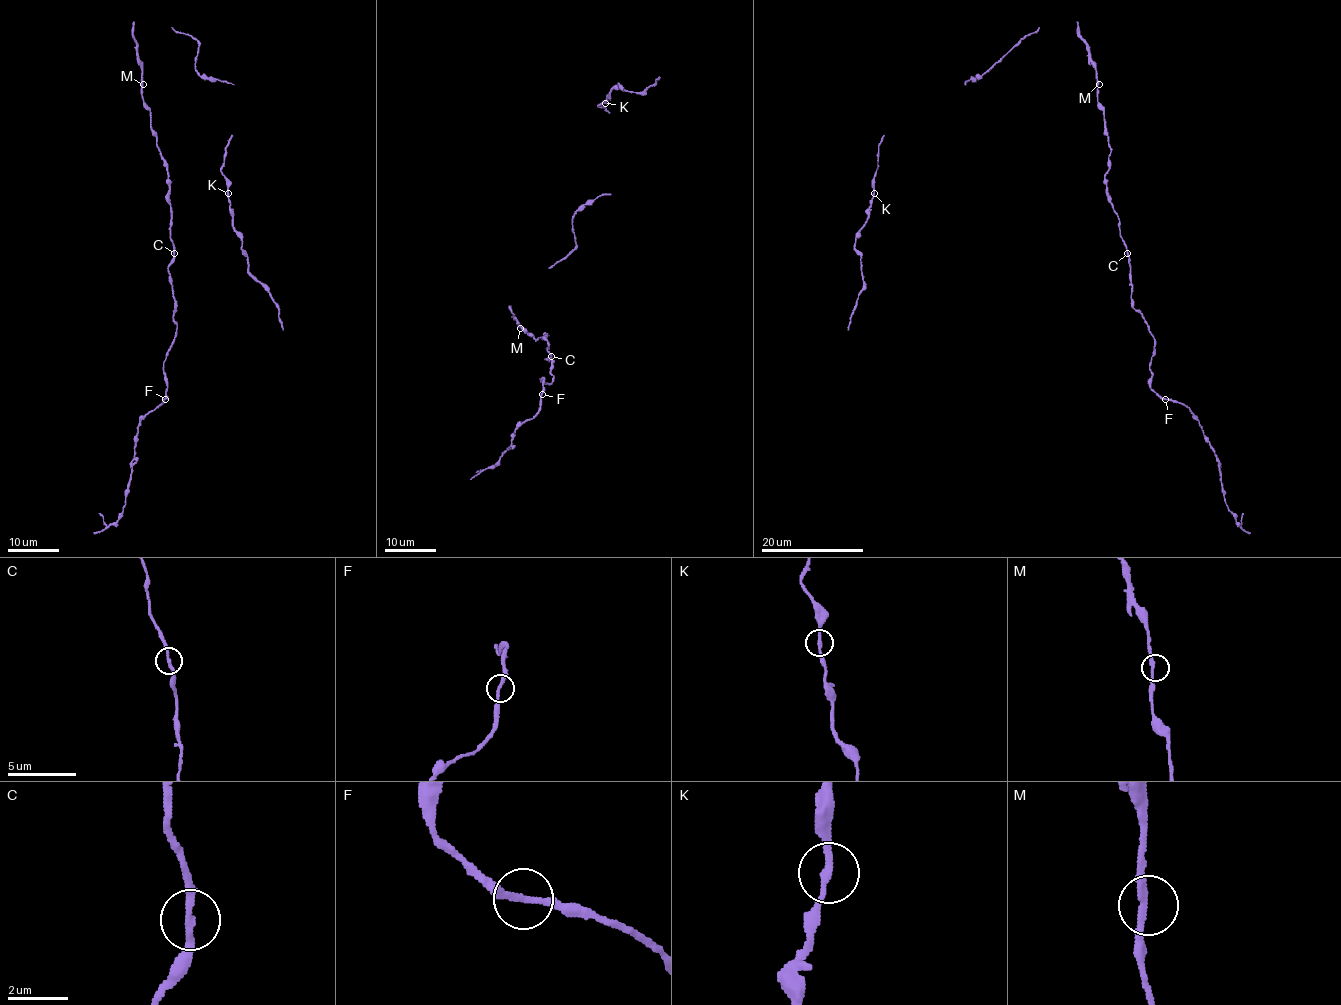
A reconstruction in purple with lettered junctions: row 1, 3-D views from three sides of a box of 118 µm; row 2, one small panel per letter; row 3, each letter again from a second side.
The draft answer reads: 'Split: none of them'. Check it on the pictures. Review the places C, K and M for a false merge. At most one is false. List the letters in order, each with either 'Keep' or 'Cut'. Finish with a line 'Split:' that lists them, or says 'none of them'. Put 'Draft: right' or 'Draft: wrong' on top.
Draft: right
C: Keep
K: Keep
M: Keep
Split: none of them

